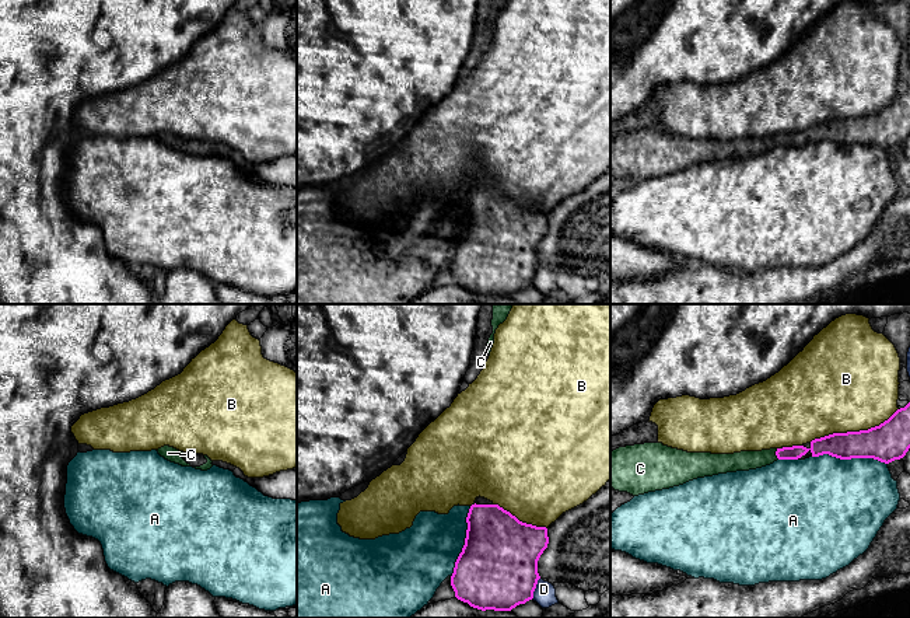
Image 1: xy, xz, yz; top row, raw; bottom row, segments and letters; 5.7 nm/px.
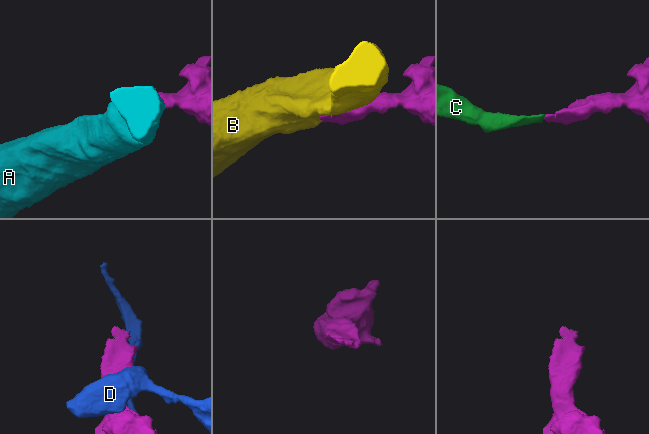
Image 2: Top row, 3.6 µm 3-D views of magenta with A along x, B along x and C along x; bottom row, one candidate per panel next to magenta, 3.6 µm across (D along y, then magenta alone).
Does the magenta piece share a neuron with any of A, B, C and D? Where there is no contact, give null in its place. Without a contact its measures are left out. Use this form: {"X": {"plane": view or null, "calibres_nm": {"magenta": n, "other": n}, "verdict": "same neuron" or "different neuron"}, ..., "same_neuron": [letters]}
{"A": {"plane": "yz", "calibres_nm": {"magenta": 220, "other": 500}, "verdict": "different neuron"}, "B": {"plane": "yz", "calibres_nm": {"magenta": 220, "other": 500}, "verdict": "different neuron"}, "C": {"plane": "yz", "calibres_nm": {"magenta": 100, "other": 110}, "verdict": "same neuron"}, "D": {"plane": "xz", "calibres_nm": {"magenta": 460, "other": 130}, "verdict": "different neuron"}, "same_neuron": ["C"]}

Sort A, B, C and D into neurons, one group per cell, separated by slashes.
A / B / C / D

